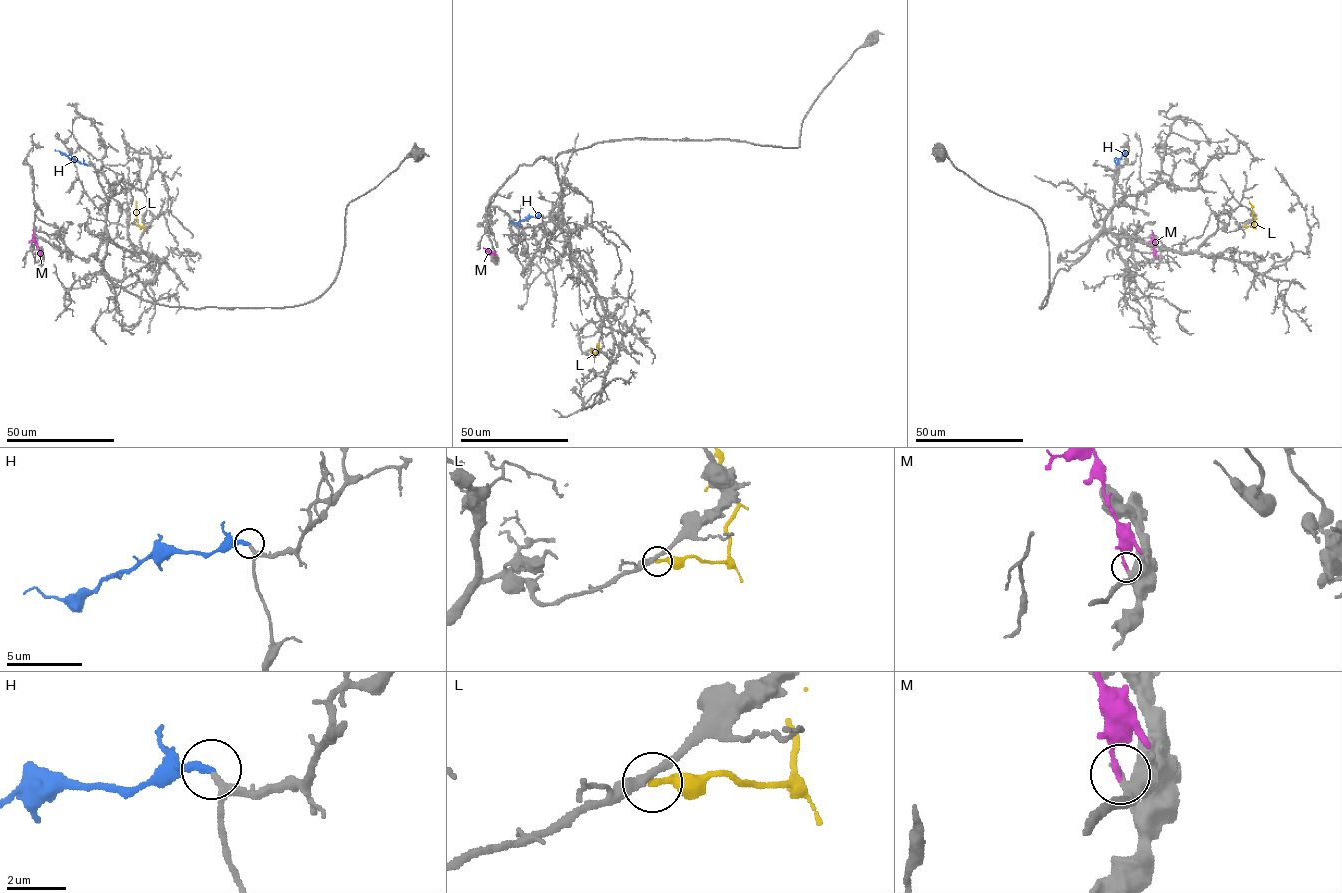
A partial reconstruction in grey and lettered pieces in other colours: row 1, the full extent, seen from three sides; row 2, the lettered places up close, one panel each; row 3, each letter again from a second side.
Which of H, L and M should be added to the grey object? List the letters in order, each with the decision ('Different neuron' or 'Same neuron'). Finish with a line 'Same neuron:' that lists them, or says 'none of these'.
H: Same neuron
L: Different neuron
M: Different neuron
Same neuron: H

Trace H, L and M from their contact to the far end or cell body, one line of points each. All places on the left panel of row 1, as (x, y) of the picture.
H: (87, 165), (55, 149)
L: (144, 226), (138, 224), (135, 201)
M: (40, 257), (32, 230)

